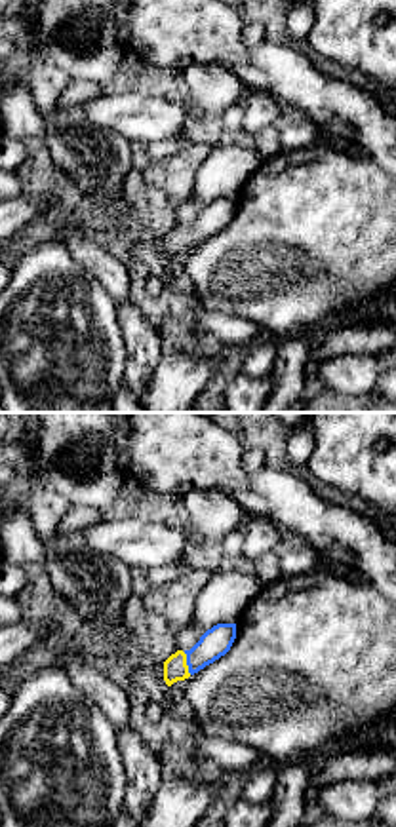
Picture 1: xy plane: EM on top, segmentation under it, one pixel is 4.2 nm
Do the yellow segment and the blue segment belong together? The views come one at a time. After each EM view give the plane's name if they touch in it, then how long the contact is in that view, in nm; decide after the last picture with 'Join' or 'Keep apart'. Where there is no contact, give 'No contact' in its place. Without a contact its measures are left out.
Touches yellow in xy. Shared border 100 nm

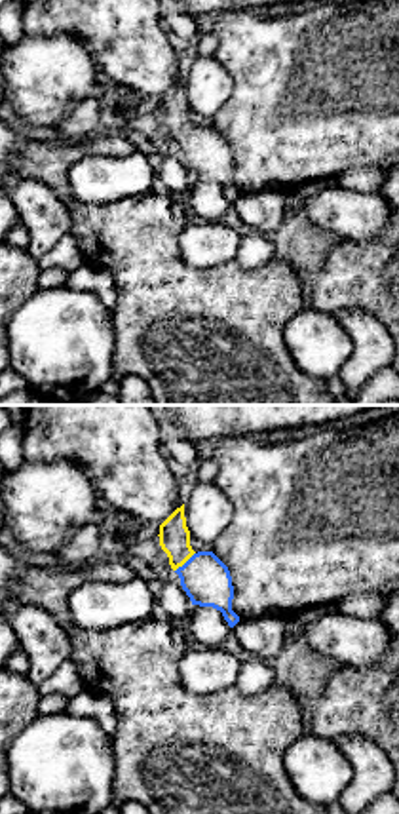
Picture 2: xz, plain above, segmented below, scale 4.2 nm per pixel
Touches yellow in xz. Shared border 120 nm

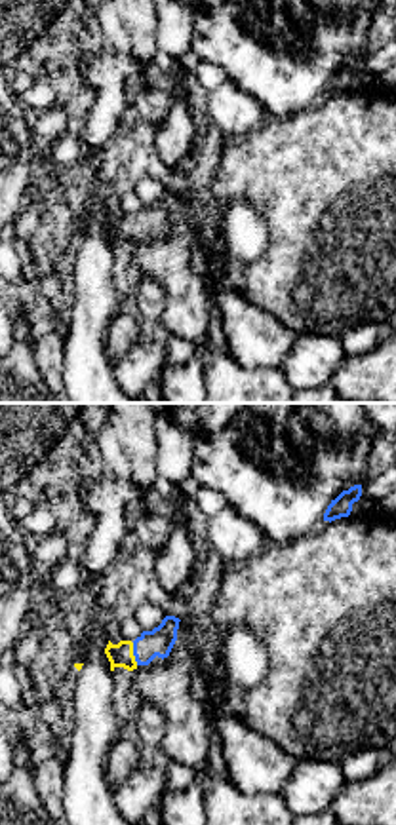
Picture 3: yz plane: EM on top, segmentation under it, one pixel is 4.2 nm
Touches yellow in yz. Shared border 100 nm

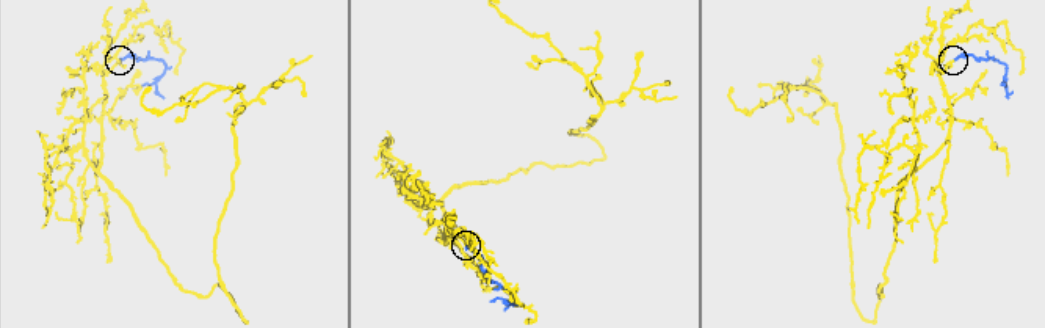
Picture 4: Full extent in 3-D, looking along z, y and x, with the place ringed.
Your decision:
Join

